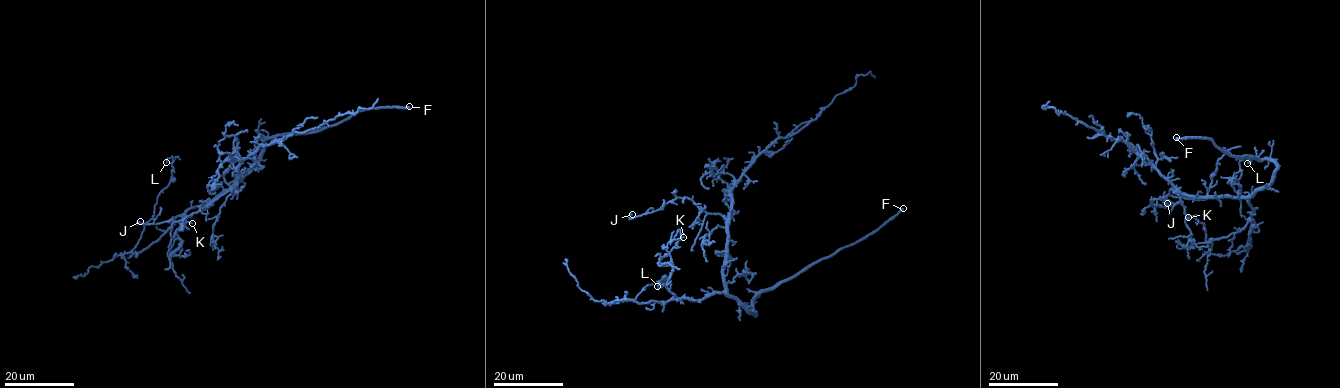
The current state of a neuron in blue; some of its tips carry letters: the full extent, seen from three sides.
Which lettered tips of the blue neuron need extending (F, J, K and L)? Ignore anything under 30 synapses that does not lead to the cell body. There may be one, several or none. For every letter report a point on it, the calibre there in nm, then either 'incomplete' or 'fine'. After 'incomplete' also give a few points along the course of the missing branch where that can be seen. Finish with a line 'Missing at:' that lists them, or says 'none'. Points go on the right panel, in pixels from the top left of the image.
F: place (1176, 137); calibre 440 nm; incomplete
J: place (1167, 203); calibre 140 nm; fine
K: place (1188, 217); calibre 130 nm; fine
L: place (1247, 163); calibre 120 nm; fine
Missing at: F

